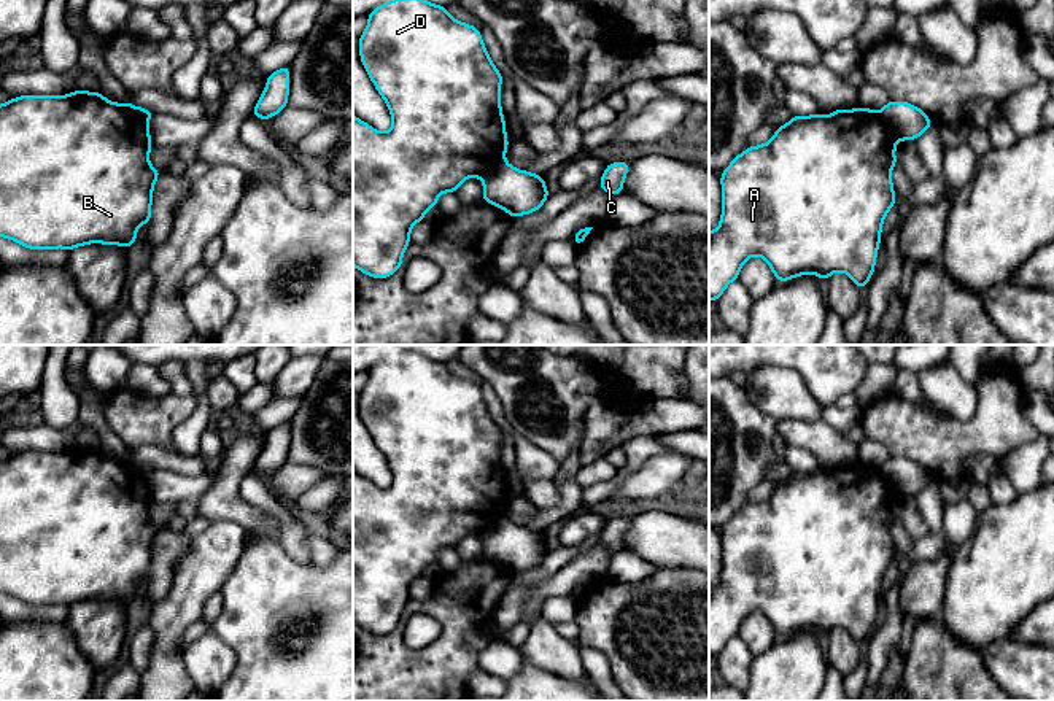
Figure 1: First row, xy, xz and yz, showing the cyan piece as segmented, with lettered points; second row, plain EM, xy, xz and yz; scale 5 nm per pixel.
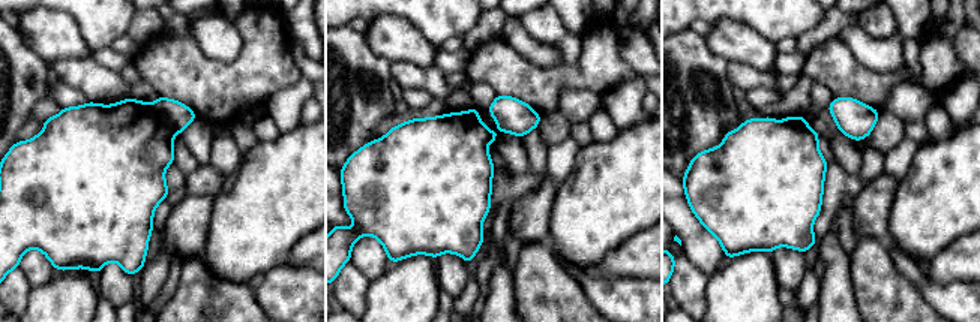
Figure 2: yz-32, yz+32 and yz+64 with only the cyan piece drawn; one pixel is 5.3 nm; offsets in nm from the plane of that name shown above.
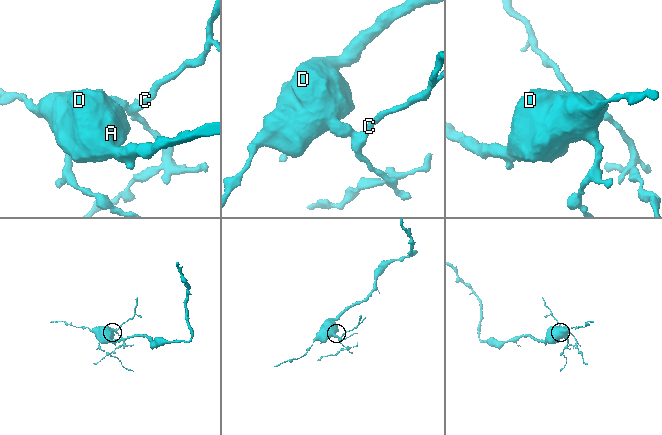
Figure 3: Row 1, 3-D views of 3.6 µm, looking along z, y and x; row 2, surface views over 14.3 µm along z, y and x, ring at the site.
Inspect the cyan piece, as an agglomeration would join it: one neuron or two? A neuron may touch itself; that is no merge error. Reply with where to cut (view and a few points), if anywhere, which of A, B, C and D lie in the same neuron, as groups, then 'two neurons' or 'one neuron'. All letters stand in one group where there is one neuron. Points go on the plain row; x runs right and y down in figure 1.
cut in yz along (878, 469), (900, 493); A B D / C; two neurons

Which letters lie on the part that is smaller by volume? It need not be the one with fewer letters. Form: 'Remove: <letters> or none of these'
Remove: C

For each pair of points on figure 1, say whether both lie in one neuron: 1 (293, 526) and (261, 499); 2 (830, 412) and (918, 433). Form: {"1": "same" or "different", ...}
{"1": "same", "2": "different"}

